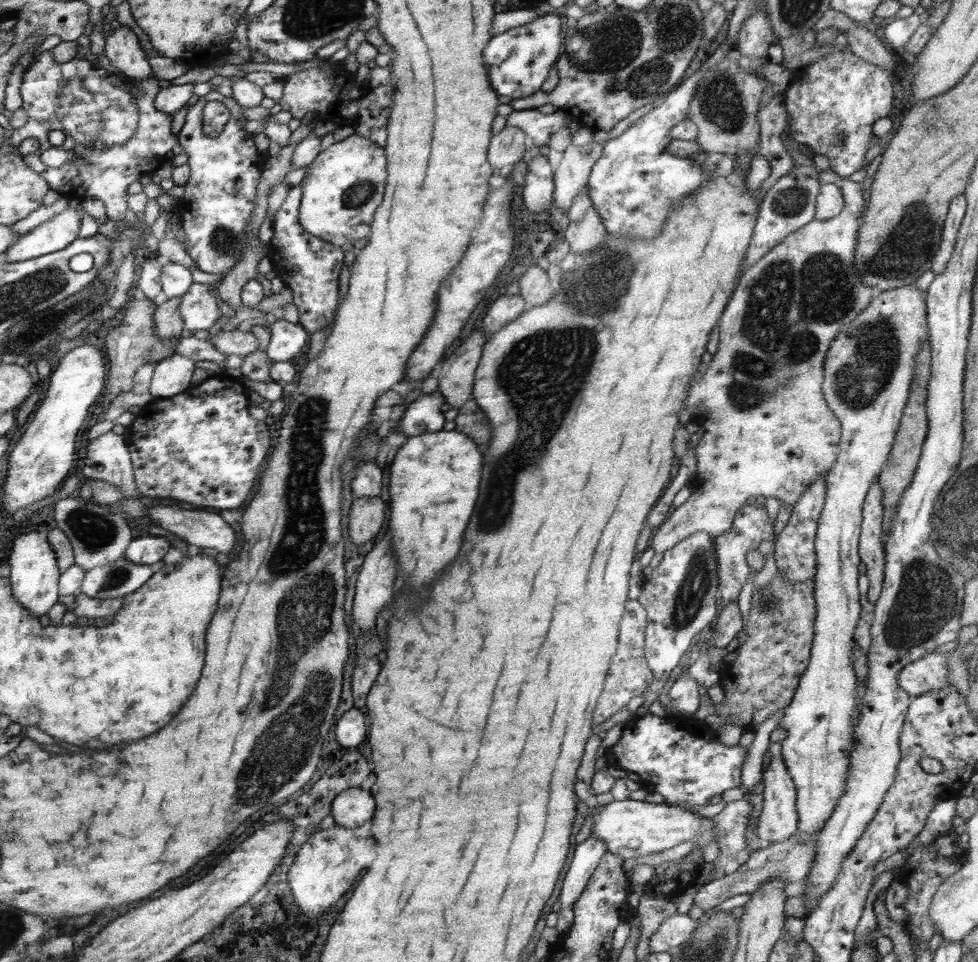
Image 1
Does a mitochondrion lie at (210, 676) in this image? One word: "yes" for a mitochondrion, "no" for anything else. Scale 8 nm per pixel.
no

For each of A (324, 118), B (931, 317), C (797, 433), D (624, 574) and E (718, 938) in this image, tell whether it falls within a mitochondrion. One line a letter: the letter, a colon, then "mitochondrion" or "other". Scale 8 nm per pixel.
A: other
B: other
C: other
D: other
E: mitochondrion

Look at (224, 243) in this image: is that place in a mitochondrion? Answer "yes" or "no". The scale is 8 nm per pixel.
yes

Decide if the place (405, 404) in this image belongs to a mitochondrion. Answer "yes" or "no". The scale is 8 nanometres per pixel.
no

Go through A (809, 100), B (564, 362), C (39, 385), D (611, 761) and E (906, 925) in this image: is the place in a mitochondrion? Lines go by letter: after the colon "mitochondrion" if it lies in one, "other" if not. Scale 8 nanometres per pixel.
A: other
B: mitochondrion
C: other
D: other
E: other

